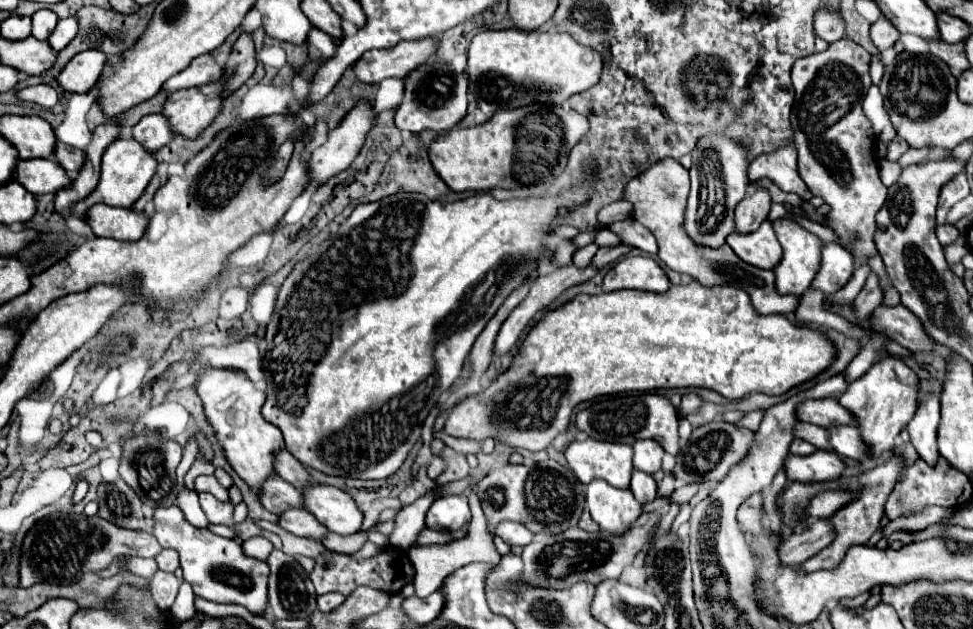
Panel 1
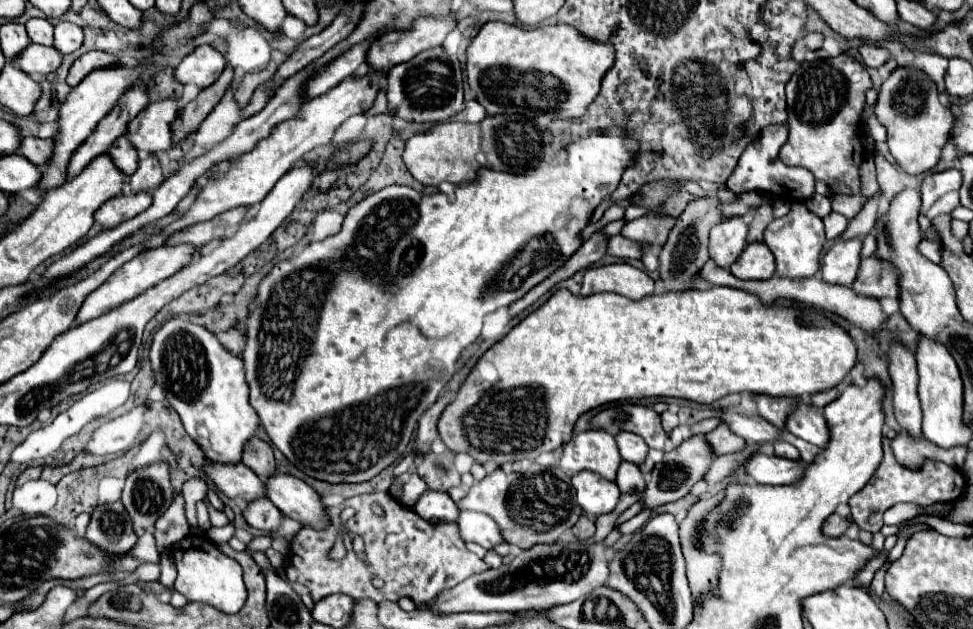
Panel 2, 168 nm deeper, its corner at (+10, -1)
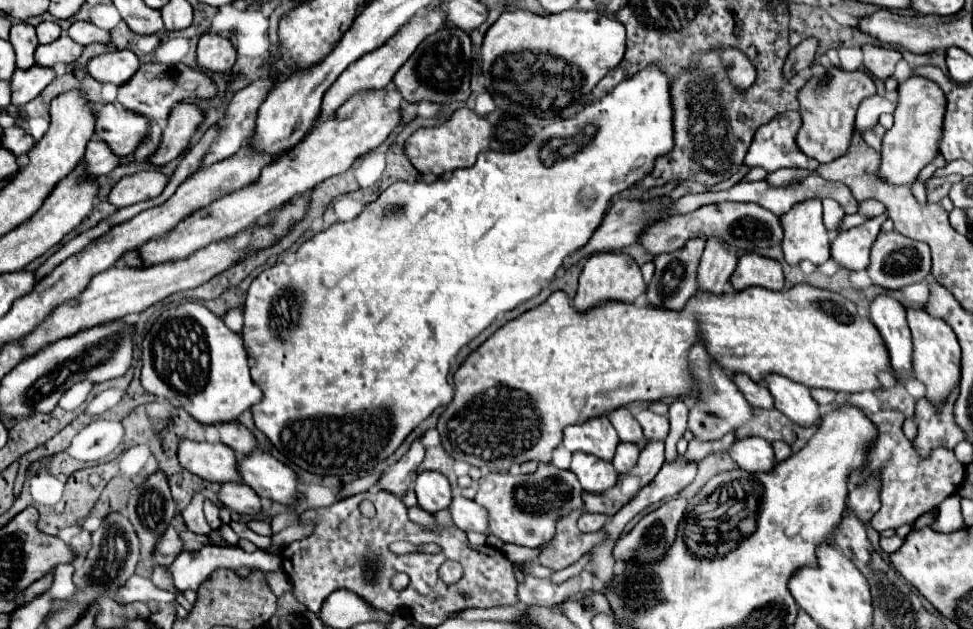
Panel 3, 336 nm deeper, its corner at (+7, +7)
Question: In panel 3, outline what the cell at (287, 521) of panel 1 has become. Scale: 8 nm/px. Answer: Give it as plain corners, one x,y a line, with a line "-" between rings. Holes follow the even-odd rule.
239,482
219,484
217,496
223,506
227,506
229,510
233,510
237,514
255,516
261,510
261,498
255,496
255,492
251,492
251,488
247,488
245,484
239,484

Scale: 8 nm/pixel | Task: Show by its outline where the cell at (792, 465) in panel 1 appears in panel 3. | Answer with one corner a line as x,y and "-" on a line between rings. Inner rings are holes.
763,438
735,440
727,452
735,464
747,472
769,472
775,466
773,448

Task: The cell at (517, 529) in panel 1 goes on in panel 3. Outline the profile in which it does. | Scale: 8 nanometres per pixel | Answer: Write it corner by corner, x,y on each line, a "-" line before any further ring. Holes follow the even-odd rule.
453,496
447,510
449,510
455,526
461,528
463,532
469,532
469,530
487,532
487,514
473,500
467,500
463,496

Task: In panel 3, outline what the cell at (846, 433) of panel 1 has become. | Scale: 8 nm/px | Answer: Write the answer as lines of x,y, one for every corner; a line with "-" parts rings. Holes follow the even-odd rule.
779,374
767,376
765,384
775,400
775,408
795,424
811,426
819,418
819,406
815,400
811,400
809,388
803,388
803,384
795,384
793,380
787,380

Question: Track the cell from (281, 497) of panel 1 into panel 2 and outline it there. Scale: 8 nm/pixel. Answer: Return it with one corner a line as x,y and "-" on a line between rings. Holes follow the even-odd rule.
212,462
204,468
204,472
212,478
220,492
238,502
248,504
266,496
266,482
244,464
226,466

